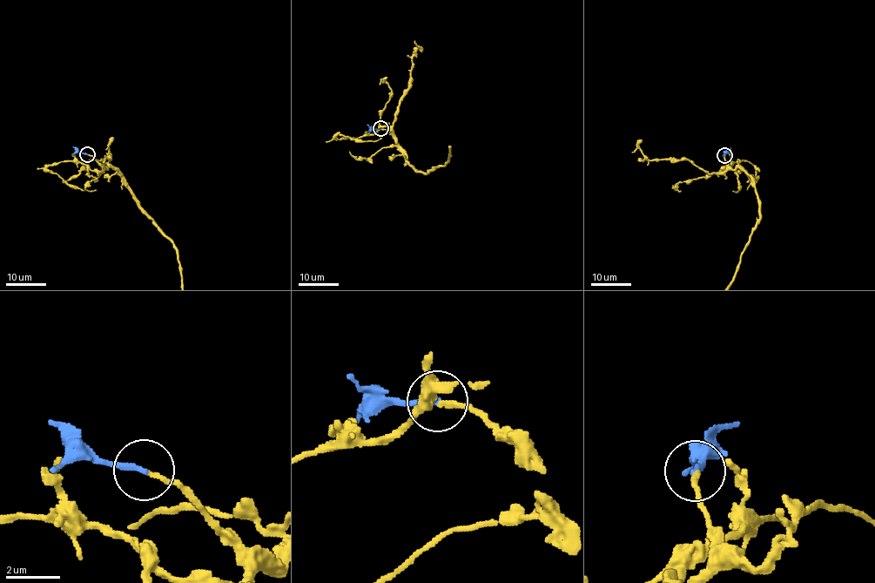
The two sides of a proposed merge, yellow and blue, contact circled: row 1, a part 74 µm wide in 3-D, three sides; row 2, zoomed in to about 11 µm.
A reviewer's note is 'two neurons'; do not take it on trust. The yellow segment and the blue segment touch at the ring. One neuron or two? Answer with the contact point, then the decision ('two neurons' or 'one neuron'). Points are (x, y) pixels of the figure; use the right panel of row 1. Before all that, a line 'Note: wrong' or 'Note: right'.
Note: wrong
(724, 155) | one neuron

